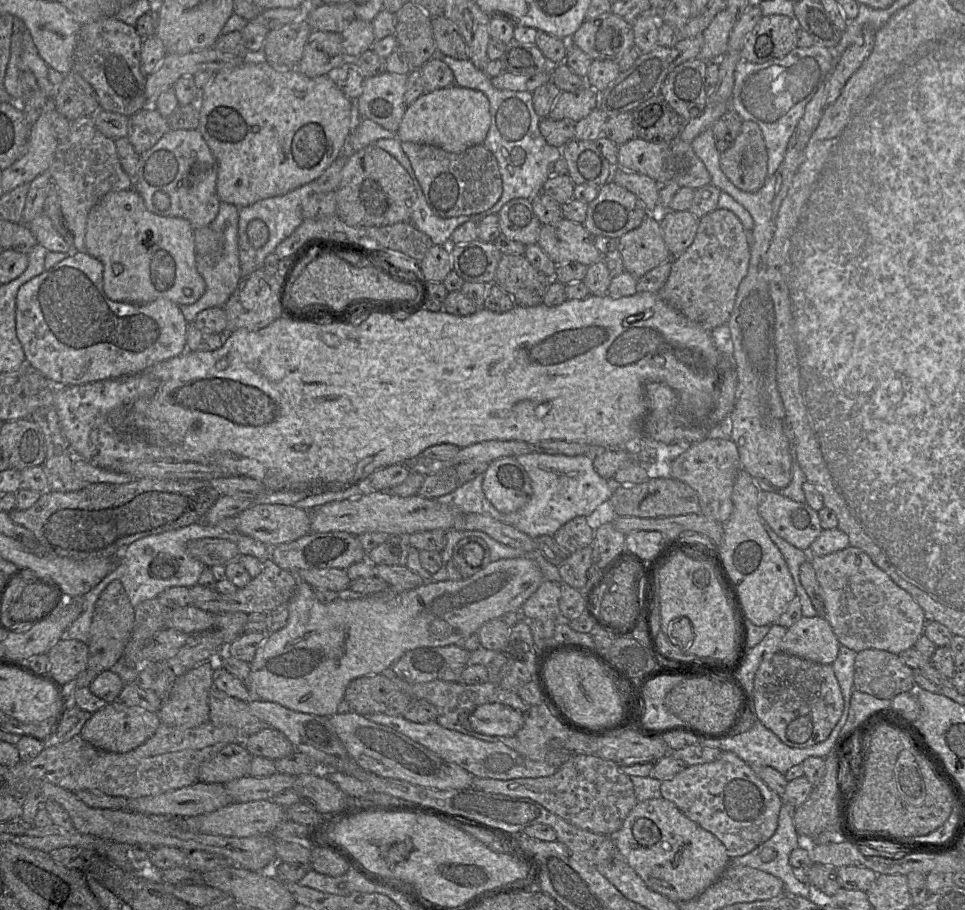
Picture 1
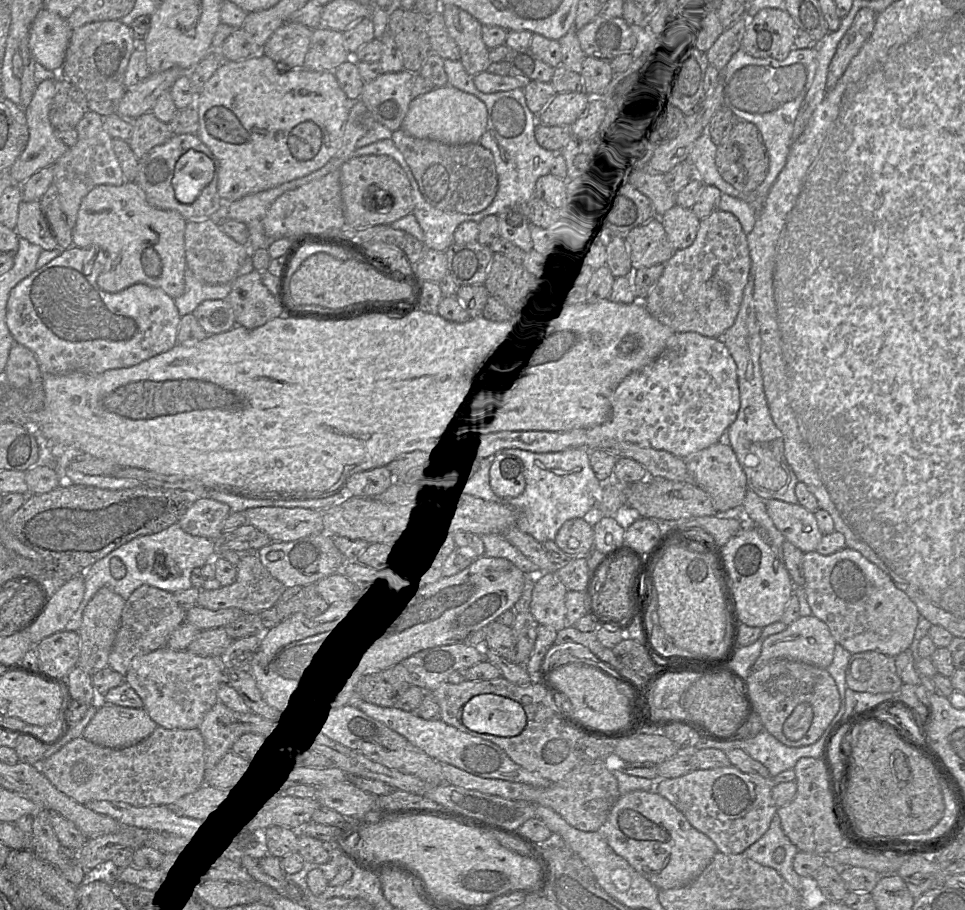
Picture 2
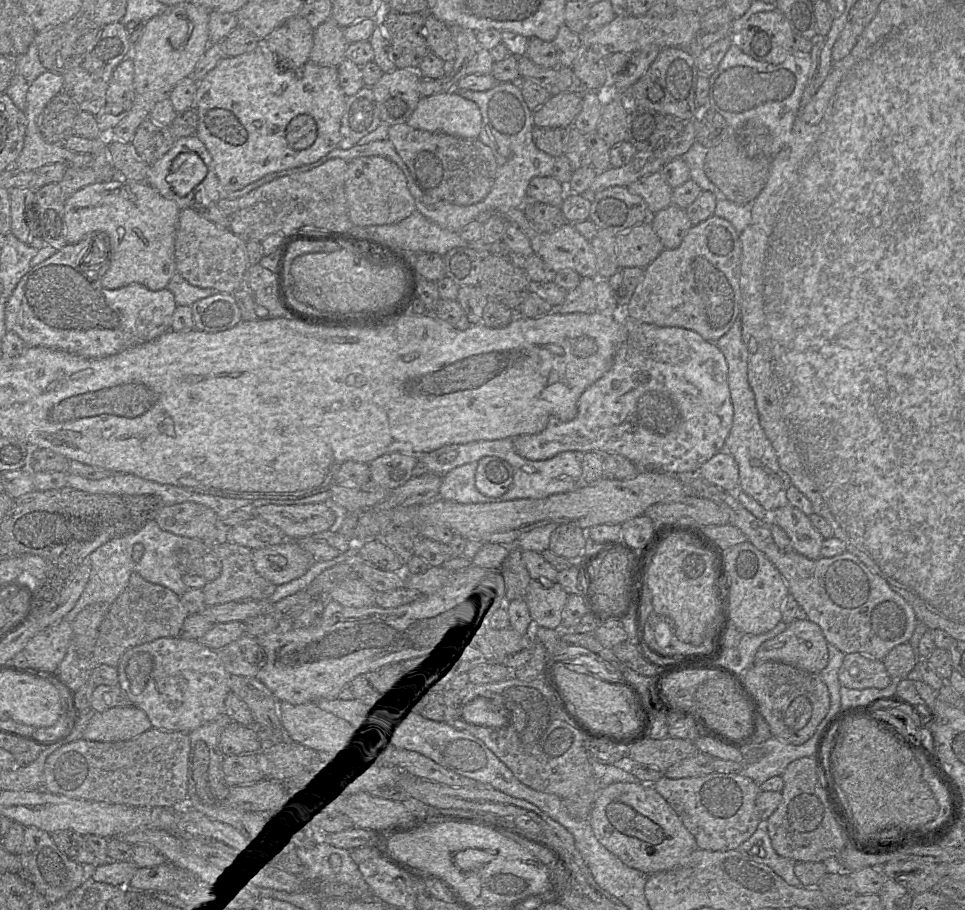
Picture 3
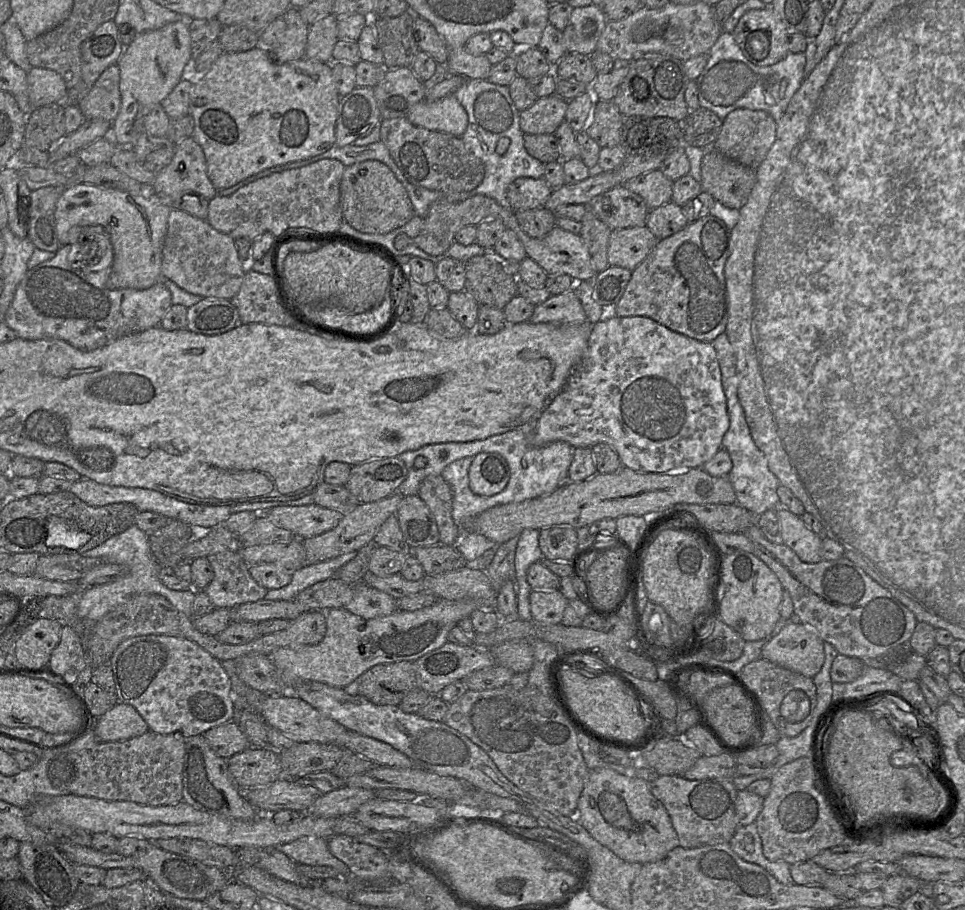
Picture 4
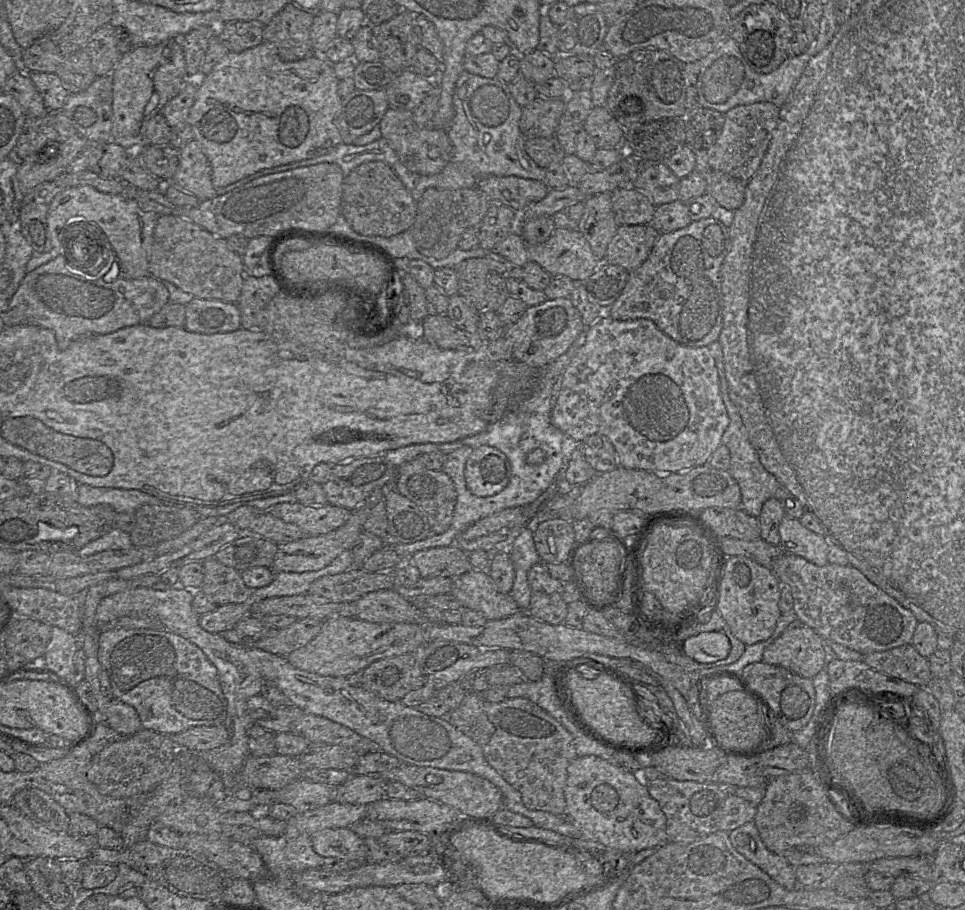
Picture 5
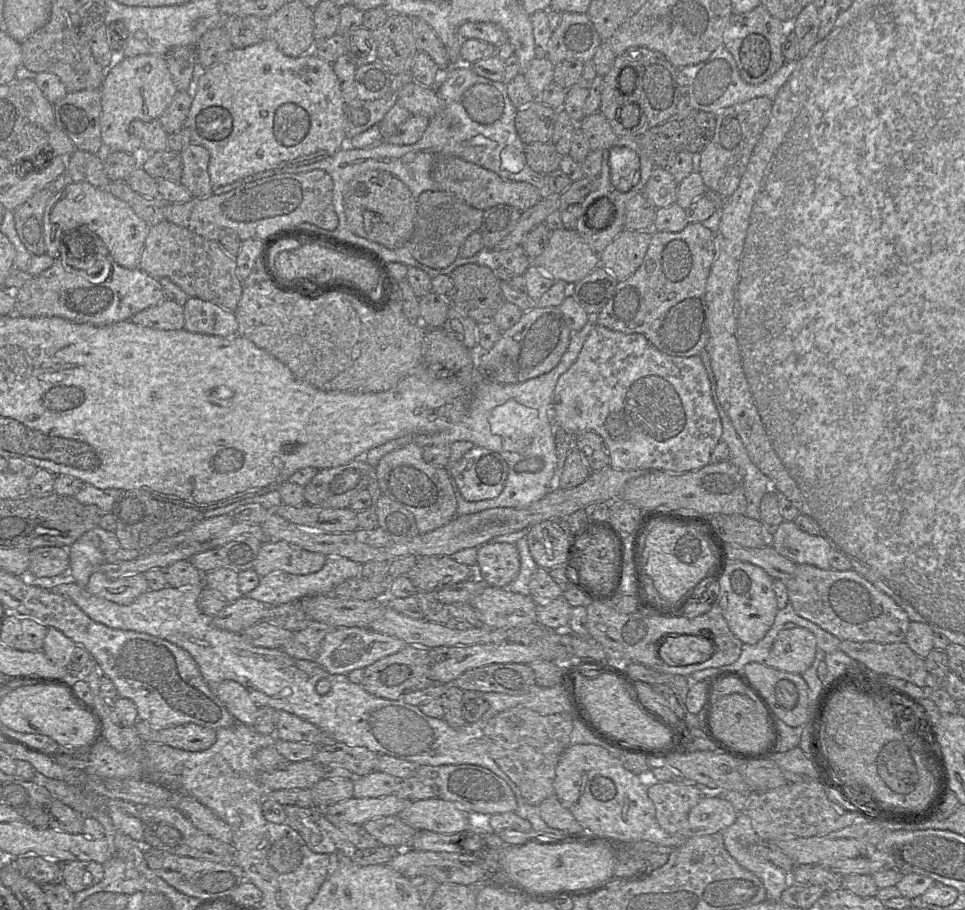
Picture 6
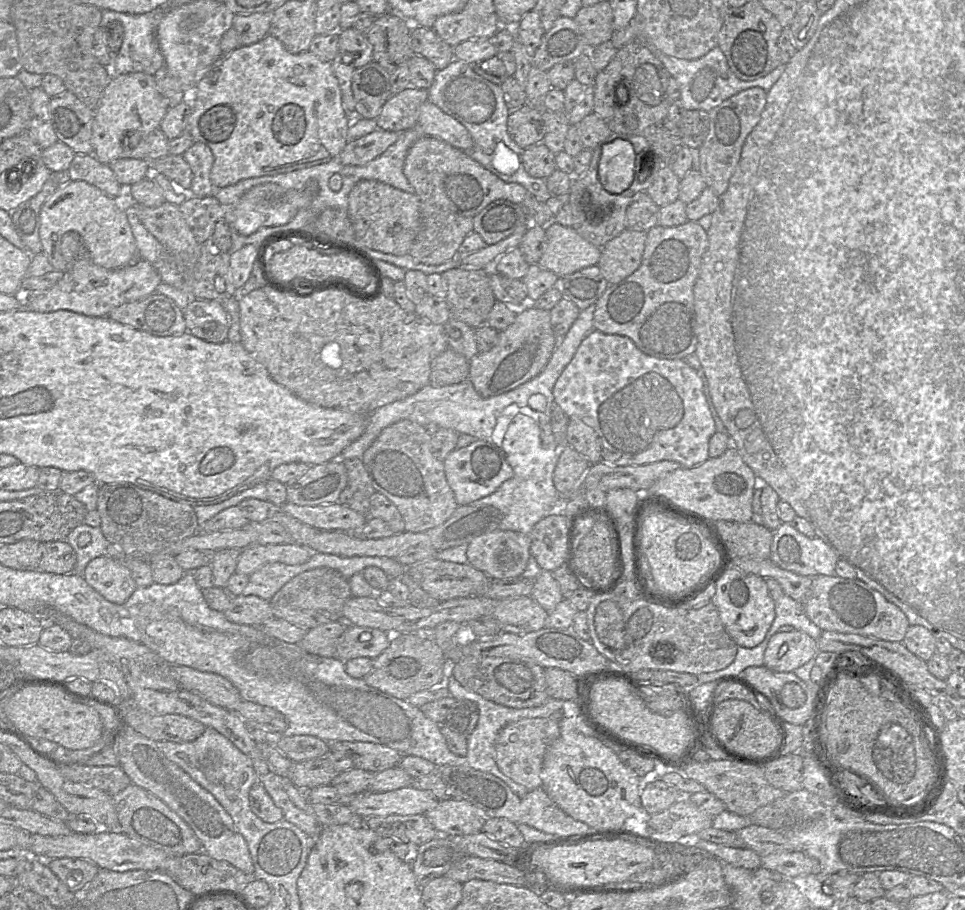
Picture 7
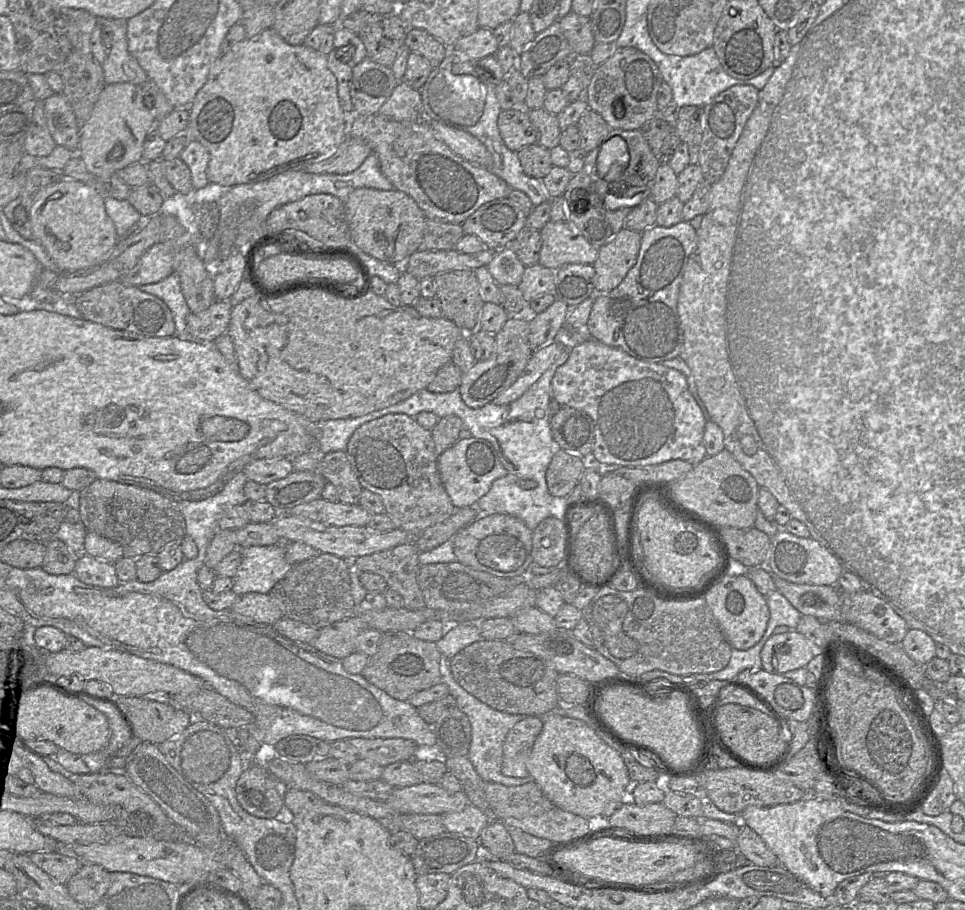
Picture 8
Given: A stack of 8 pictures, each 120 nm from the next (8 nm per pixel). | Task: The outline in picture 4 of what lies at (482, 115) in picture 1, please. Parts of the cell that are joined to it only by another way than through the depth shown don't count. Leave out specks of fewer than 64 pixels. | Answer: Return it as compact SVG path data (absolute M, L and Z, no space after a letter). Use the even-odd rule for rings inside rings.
M454 94L440 100L422 100L406 116L419 127L461 137L468 125L467 112Z

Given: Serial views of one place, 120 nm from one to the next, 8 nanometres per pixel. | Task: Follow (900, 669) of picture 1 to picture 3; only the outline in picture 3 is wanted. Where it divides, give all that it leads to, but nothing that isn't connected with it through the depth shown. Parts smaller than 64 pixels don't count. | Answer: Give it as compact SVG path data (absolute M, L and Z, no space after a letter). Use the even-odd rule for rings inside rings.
M860 653L845 654L838 679L841 686L850 689L883 689L893 681L881 660Z

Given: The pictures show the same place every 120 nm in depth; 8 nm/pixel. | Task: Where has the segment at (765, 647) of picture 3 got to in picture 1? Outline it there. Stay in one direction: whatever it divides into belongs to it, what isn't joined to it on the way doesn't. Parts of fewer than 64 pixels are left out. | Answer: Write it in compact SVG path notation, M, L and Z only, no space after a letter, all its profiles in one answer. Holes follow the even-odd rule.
M823 615L802 616L787 629L779 651L819 664L830 664L837 658L840 643Z

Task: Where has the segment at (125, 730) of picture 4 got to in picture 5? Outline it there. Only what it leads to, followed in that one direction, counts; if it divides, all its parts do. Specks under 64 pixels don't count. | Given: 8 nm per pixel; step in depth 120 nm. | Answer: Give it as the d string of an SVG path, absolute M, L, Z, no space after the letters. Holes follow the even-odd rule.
M110 700L100 721L123 736L131 736L142 729L140 717L134 707L119 700Z

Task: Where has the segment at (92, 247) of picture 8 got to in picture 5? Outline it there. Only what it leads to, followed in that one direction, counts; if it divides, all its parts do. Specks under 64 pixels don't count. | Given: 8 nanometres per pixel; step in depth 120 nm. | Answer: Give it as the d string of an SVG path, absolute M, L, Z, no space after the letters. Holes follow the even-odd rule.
M89 185L68 187L58 193L49 206L47 223L50 230L52 250L57 255L67 254L71 235L80 232L103 233L110 242L126 278L138 279L149 274L149 260L154 229L158 215L144 210L133 199L124 195L103 193Z

